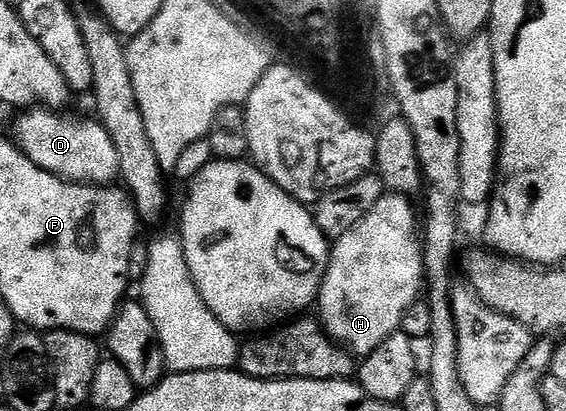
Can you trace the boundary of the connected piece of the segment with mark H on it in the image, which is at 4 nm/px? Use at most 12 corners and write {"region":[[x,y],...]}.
{"region":[[386,192],[335,239],[318,321],[353,355],[421,297],[422,234]]}

